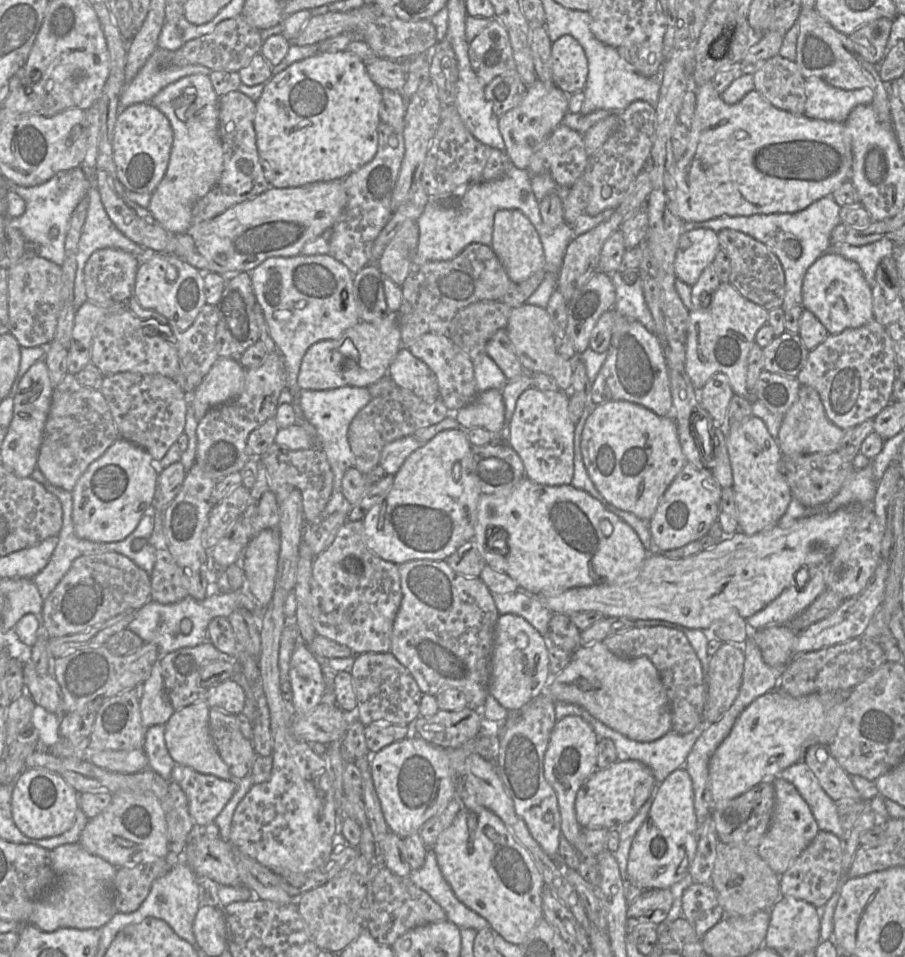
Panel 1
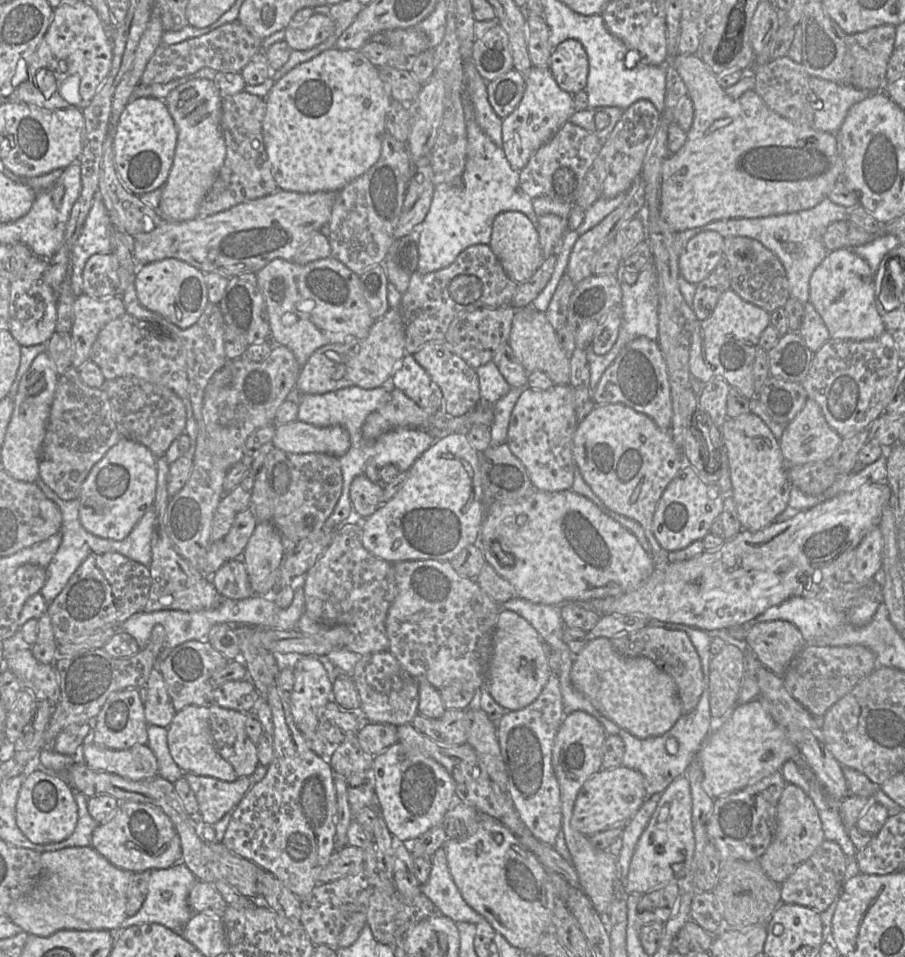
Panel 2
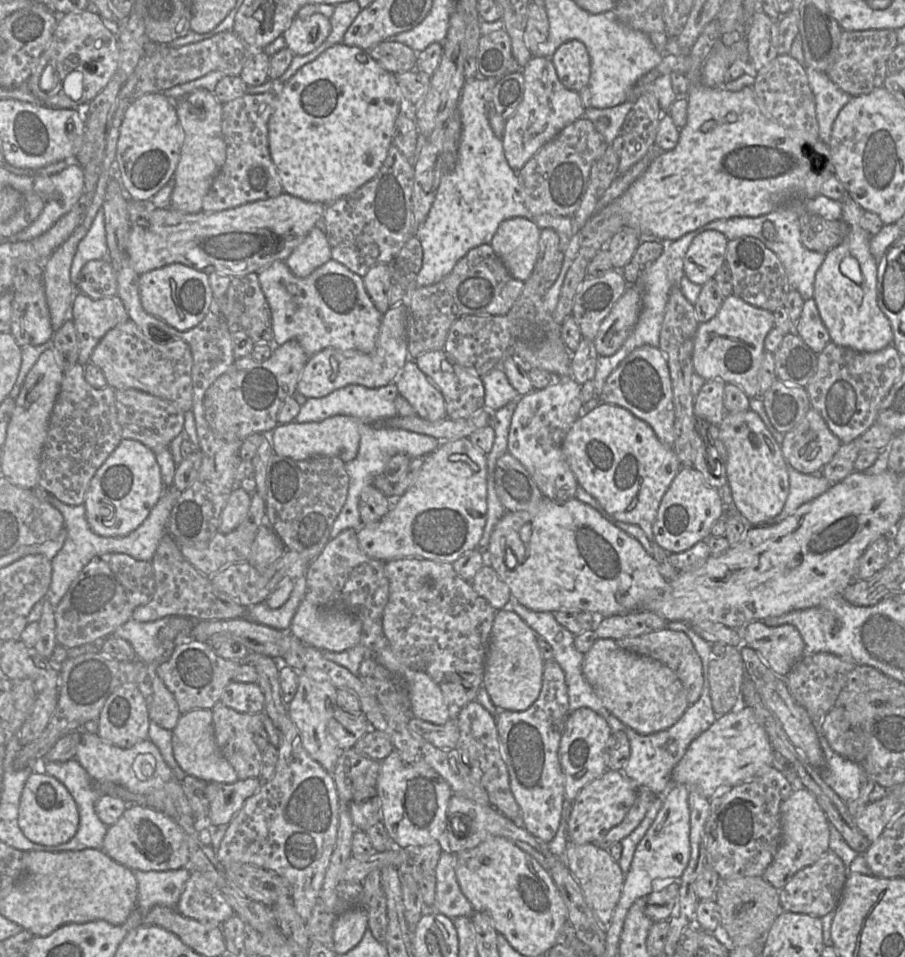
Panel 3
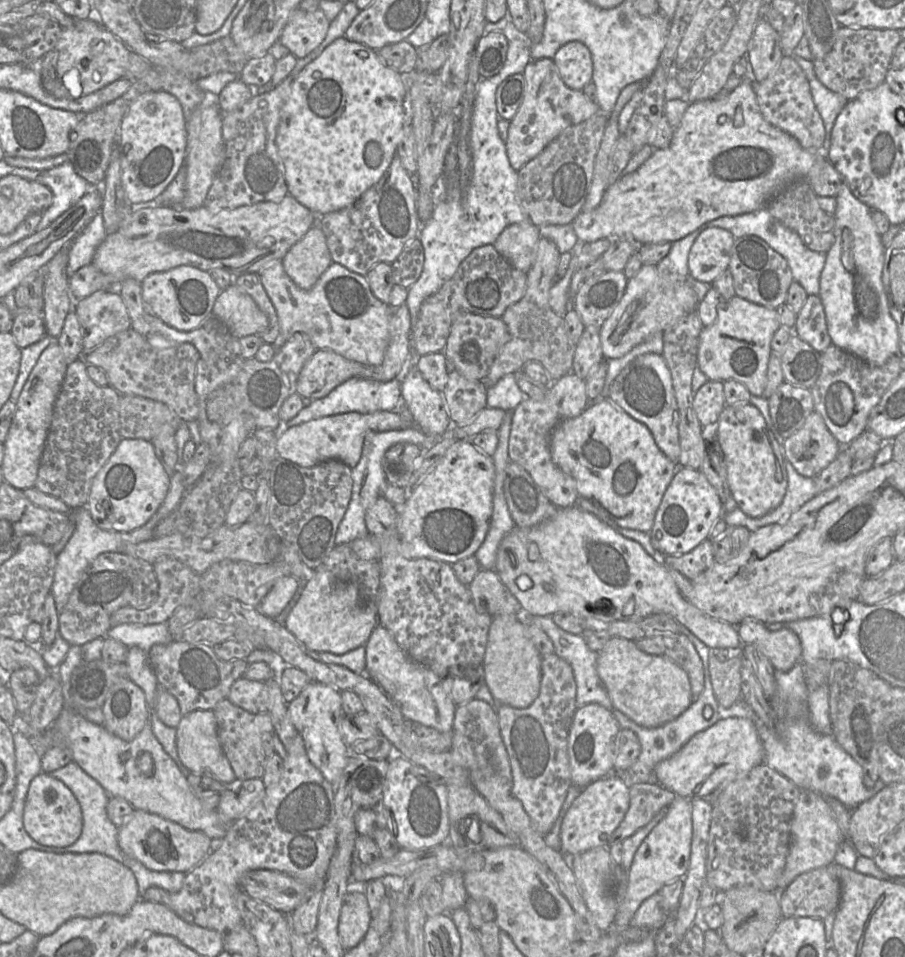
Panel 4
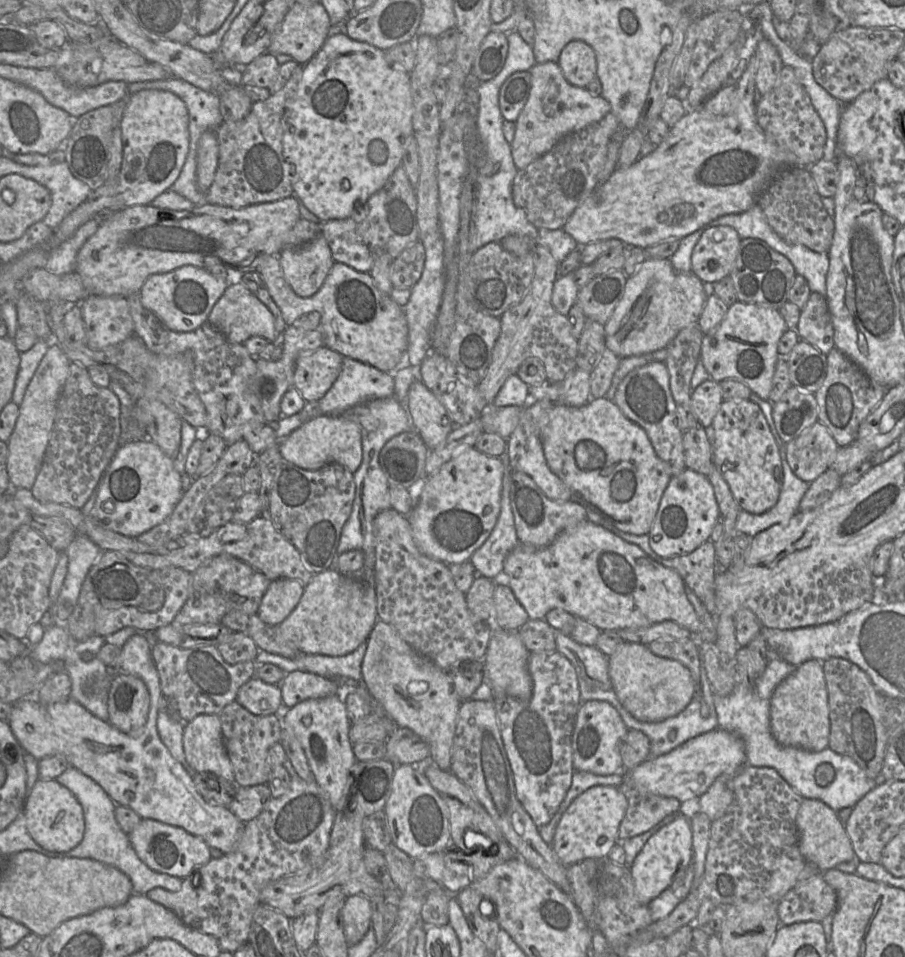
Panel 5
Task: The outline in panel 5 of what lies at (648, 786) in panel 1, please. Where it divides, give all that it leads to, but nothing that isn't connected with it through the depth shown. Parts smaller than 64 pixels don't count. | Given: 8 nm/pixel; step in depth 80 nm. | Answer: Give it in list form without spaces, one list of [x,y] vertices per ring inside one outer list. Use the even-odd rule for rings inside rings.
[[[596,785],[588,788],[576,797],[563,813],[553,837],[551,847],[565,866],[571,866],[585,859],[607,859],[612,847],[618,843],[620,823],[626,813],[628,799],[620,787],[612,785]]]

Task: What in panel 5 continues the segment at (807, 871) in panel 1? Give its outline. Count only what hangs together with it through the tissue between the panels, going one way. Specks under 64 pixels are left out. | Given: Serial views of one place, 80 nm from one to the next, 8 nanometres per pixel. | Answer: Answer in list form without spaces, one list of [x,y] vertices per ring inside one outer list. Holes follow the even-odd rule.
[[[823,872],[799,881],[778,902],[778,916],[782,925],[791,925],[797,922],[815,921],[821,922],[829,914],[834,914],[838,905],[835,890],[828,885]]]

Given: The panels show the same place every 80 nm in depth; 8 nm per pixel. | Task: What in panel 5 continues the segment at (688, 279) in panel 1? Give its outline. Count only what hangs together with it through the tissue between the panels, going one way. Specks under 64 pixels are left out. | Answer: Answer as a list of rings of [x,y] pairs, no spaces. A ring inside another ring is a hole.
[[[730,226],[706,229],[691,254],[691,272],[703,283],[715,283],[729,276],[736,260],[740,238]]]

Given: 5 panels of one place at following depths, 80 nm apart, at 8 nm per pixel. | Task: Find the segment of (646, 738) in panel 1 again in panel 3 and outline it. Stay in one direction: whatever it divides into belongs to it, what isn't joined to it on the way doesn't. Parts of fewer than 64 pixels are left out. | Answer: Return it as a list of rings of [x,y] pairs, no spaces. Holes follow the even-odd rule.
[[[598,638],[595,641],[584,654],[582,671],[604,707],[642,735],[671,727],[690,705],[681,681],[668,666],[653,658],[624,650],[613,639]]]

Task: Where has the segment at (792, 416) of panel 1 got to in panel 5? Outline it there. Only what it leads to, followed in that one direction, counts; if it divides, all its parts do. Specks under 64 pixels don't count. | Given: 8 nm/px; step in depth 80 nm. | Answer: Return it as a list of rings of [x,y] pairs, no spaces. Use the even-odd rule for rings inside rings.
[[[820,422],[804,429],[798,437],[785,443],[787,462],[801,480],[811,483],[830,468],[840,447]]]

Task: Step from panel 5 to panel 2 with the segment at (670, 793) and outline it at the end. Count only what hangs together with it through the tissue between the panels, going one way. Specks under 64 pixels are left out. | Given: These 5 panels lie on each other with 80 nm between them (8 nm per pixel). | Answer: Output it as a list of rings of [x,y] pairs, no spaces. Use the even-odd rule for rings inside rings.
[[[759,698],[736,707],[730,717],[721,725],[713,726],[712,731],[696,753],[703,770],[703,789],[714,799],[740,790],[752,782],[781,771],[782,765],[800,754],[788,739],[785,732],[772,720]]]

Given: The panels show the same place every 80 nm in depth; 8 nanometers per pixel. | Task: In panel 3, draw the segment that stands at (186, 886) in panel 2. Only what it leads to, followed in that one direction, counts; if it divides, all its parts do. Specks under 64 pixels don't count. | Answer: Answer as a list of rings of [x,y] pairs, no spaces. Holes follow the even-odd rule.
[[[187,867],[165,871],[132,870],[137,882],[137,909],[146,915],[154,906],[176,909],[191,871]]]

